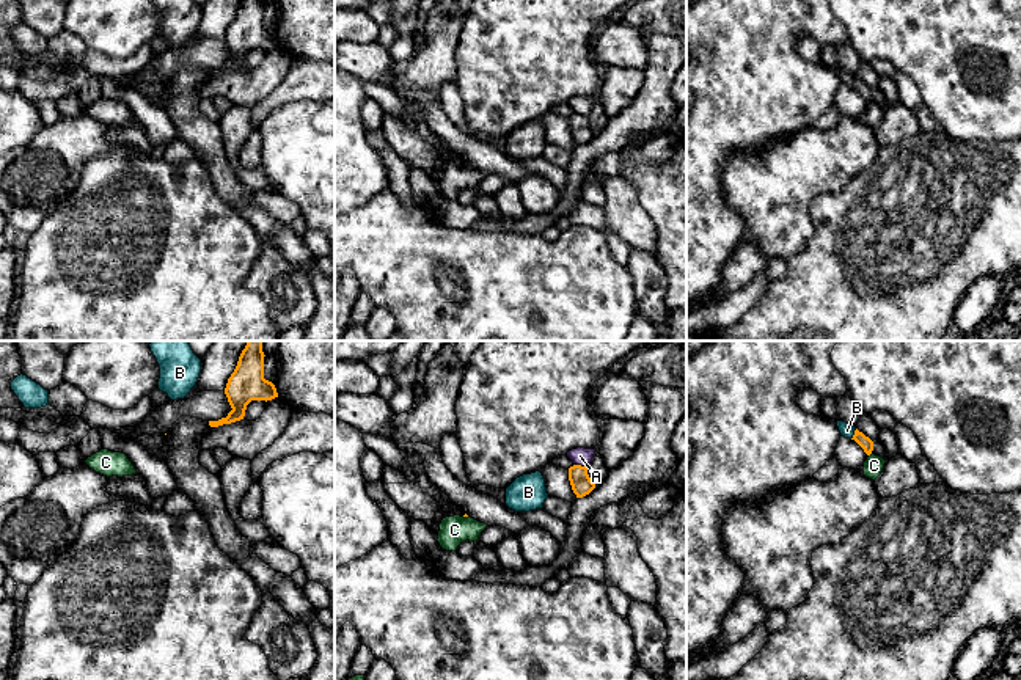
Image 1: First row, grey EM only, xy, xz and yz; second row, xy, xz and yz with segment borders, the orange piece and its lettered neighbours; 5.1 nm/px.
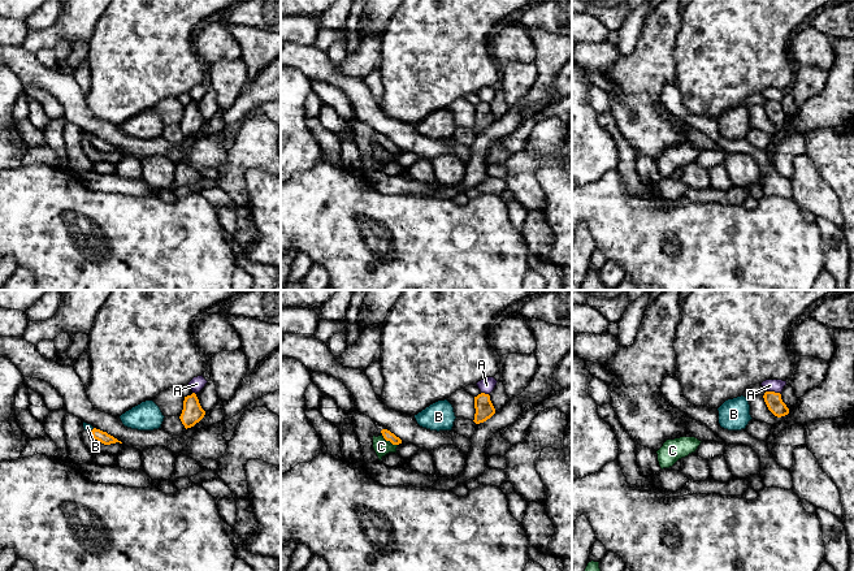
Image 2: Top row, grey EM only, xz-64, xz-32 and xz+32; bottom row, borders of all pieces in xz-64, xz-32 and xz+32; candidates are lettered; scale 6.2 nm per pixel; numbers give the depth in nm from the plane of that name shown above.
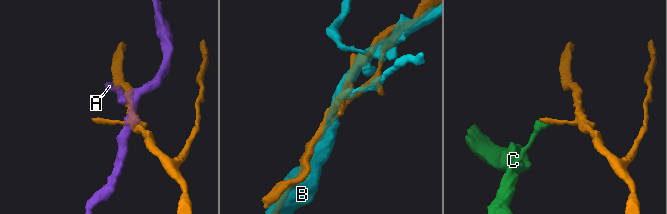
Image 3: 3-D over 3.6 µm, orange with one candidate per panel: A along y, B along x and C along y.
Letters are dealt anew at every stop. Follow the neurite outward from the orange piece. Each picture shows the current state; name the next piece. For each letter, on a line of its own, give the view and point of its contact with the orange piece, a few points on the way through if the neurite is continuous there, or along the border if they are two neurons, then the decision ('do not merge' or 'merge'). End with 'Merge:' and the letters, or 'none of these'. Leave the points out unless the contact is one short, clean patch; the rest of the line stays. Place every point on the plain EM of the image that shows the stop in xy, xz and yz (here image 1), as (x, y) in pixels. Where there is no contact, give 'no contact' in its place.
A: xz (580, 113) | do not merge
B: yz (855, 82) | do not merge
C: xz (465, 164) | along xz (462, 164), (467, 165) | do not merge
Merge: none of these

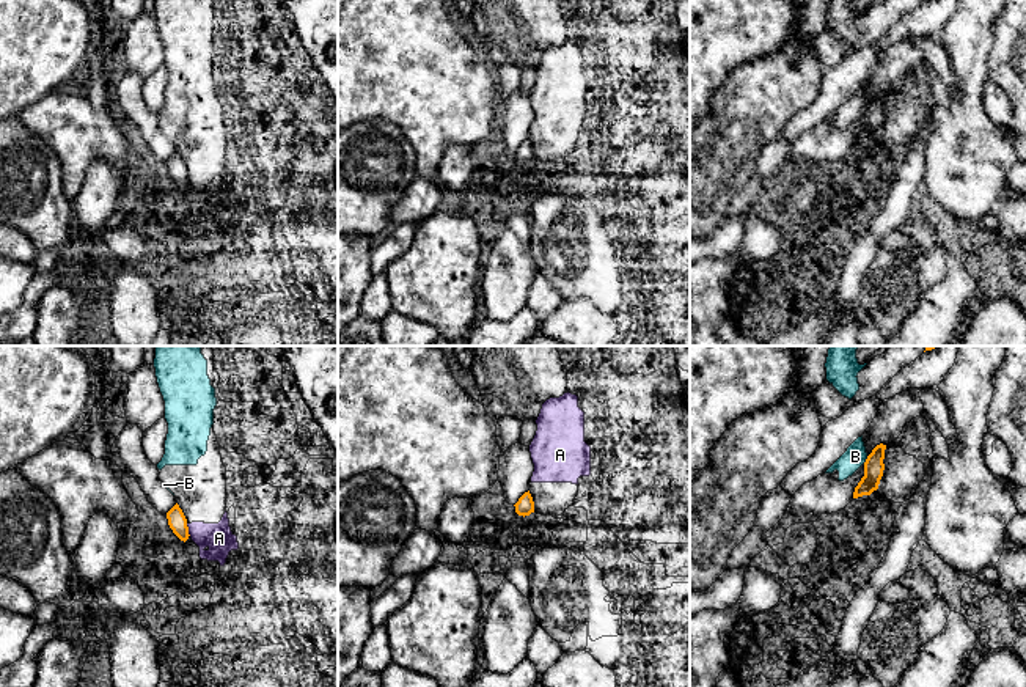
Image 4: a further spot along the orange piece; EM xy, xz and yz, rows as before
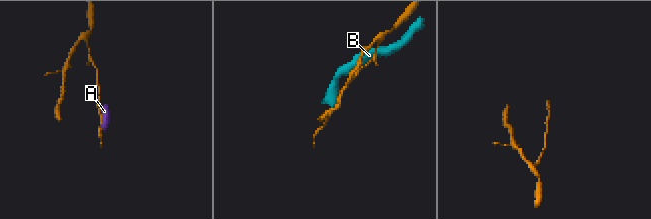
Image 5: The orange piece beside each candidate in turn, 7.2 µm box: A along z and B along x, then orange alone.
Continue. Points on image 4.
A: xy (187, 178) | do not merge
B: yz (866, 107) | do not merge
Merge: none of these

